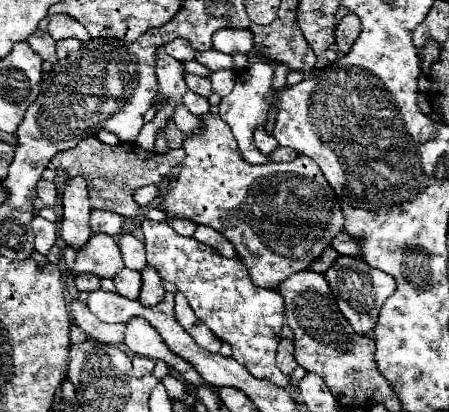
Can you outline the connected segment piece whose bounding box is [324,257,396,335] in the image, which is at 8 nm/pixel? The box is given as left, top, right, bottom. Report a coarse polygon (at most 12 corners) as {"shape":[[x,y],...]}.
{"shape":[[356,257],[324,275],[354,331],[370,333],[394,277]]}

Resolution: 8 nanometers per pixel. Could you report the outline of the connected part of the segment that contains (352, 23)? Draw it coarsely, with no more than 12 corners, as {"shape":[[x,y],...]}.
{"shape":[[354,13],[340,17],[336,45],[348,53],[360,35],[360,19]]}

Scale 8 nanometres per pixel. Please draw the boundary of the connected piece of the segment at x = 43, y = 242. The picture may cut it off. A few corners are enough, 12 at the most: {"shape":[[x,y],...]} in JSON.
{"shape":[[36,215],[34,247],[46,255],[56,243],[56,225]]}

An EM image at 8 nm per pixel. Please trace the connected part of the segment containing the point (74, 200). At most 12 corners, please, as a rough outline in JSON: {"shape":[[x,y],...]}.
{"shape":[[84,179],[68,181],[62,193],[60,237],[86,247],[90,203]]}

